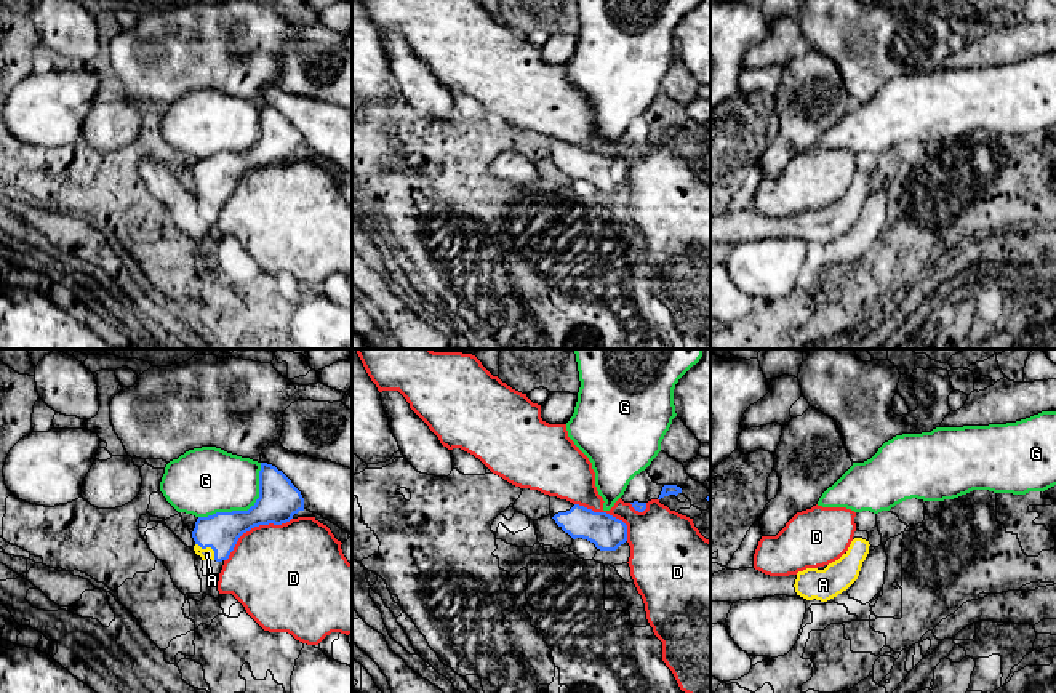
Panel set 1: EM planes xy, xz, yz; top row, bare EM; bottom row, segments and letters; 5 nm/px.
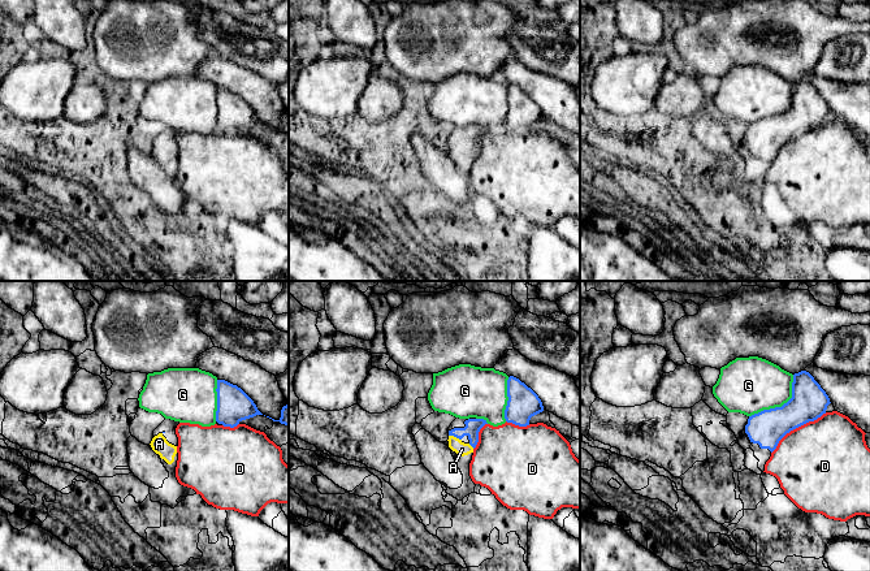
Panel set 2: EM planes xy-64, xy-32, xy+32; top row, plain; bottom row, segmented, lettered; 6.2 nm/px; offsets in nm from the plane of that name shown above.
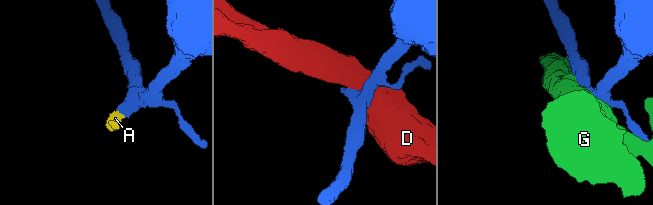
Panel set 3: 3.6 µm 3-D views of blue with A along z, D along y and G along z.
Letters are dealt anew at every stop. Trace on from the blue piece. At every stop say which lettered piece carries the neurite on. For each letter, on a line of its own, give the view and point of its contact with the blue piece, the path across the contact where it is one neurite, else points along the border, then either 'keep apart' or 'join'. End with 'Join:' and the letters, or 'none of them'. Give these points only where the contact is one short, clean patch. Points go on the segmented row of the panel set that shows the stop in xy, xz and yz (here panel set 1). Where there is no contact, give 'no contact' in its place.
A: xy (208, 546) | across xy (221, 530), (208, 546), (207, 554) | join
D: xy (253, 527) | keep apart
G: xy (245, 511) | keep apart
Join: A

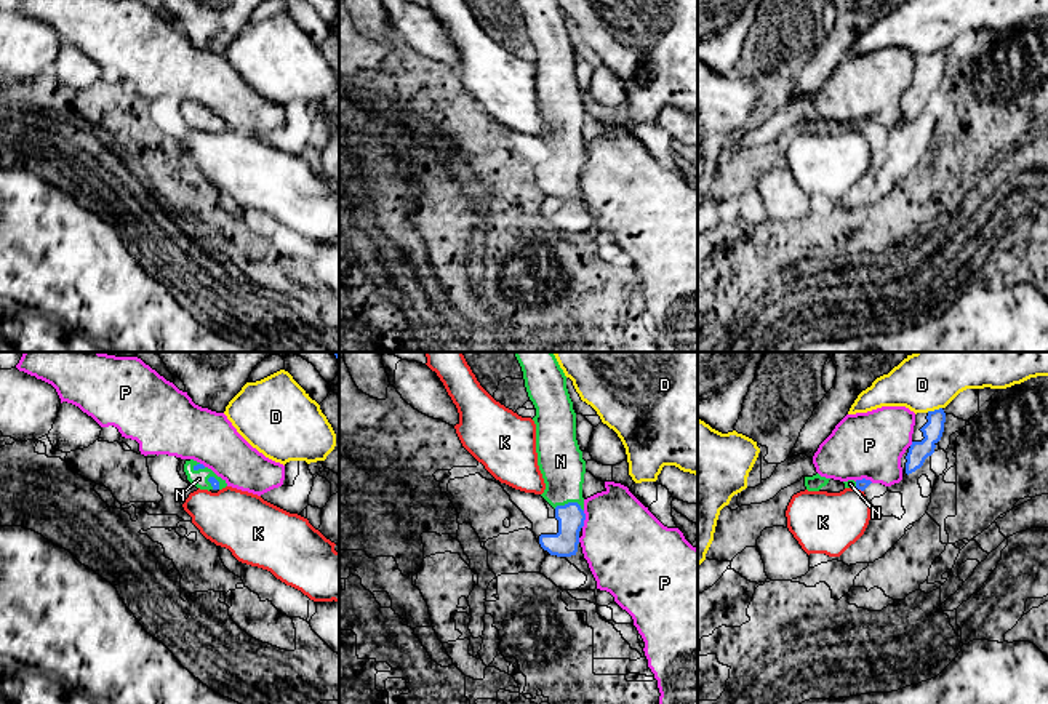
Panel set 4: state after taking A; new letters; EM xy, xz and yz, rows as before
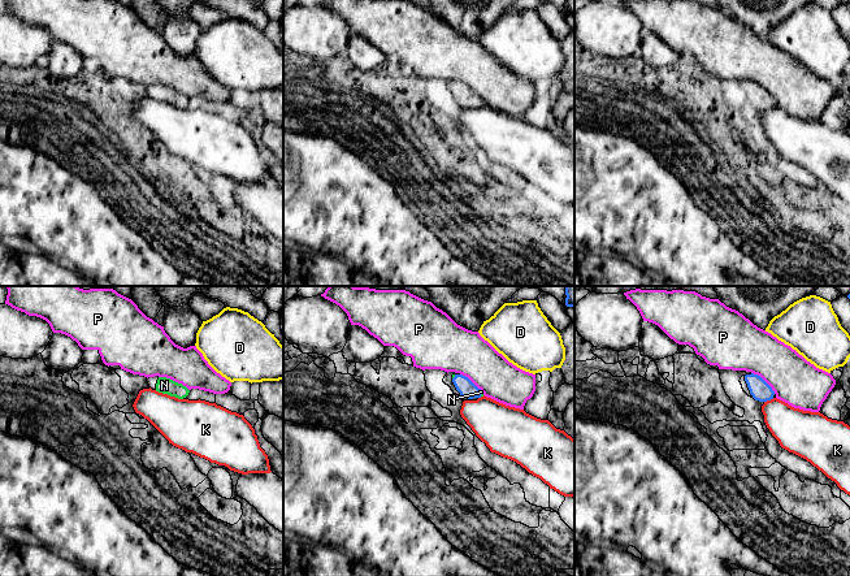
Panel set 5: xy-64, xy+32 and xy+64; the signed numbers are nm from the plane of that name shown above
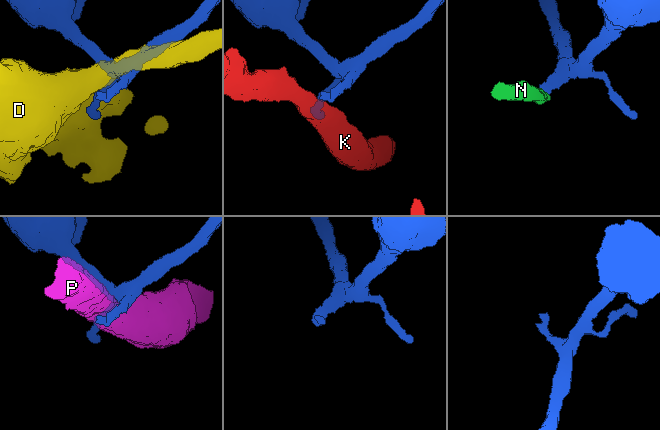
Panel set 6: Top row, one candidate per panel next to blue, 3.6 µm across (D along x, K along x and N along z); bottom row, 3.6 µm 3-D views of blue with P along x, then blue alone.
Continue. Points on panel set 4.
D: yz (935, 410) | keep apart
K: yz (860, 488) | keep apart
N: xz (570, 503) | across xz (570, 517), (570, 503), (564, 493), (560, 461) | join
P: xz (584, 519) | keep apart
Join: N

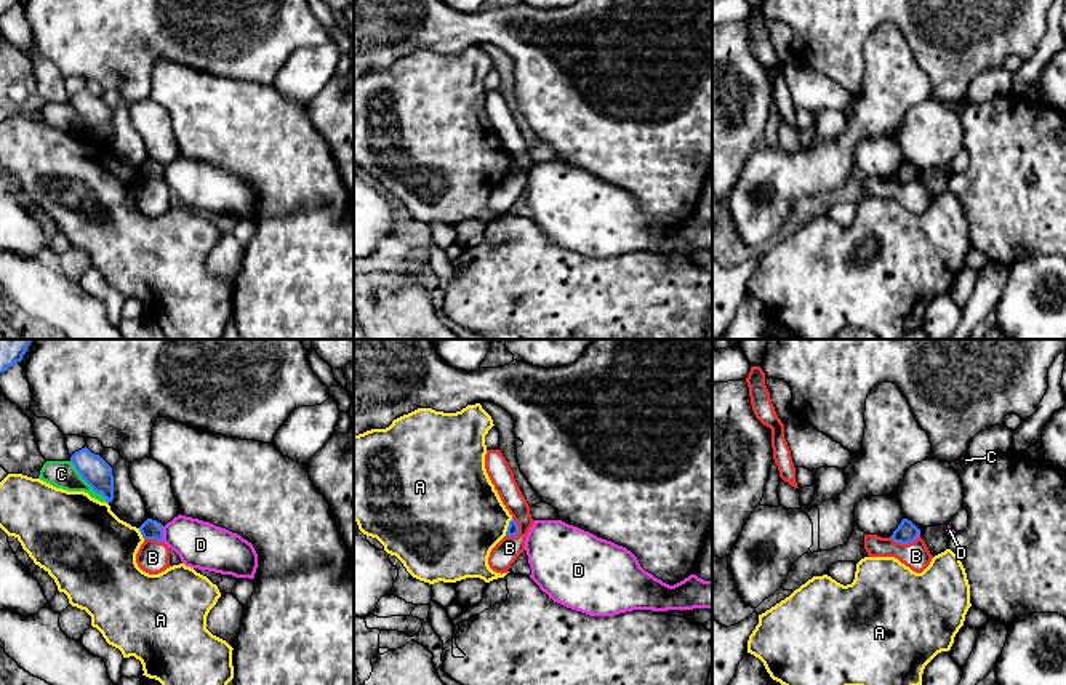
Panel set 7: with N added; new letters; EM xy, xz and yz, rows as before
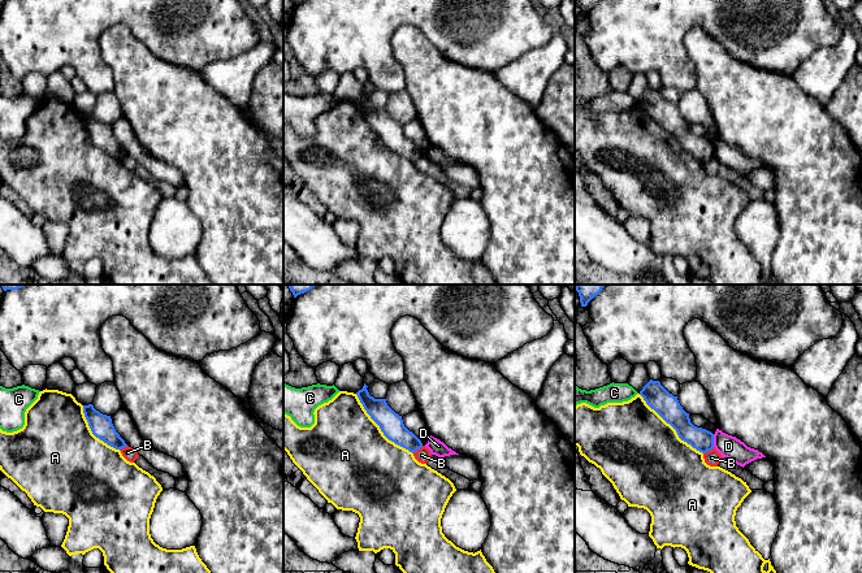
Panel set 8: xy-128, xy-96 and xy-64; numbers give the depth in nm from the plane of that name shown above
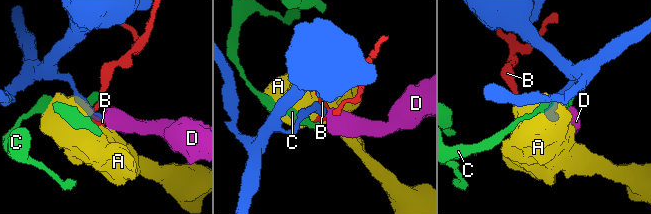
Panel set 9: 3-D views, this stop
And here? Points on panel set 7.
A: xz (508, 527) | keep apart
B: xz (517, 530) | along xz (512, 517), (517, 532), (506, 536) | keep apart
C: xy (87, 482) | along xy (69, 461), (108, 501) | keep apart
D: xy (162, 533) | along xy (162, 527), (164, 540) | keep apart
Join: none of them

